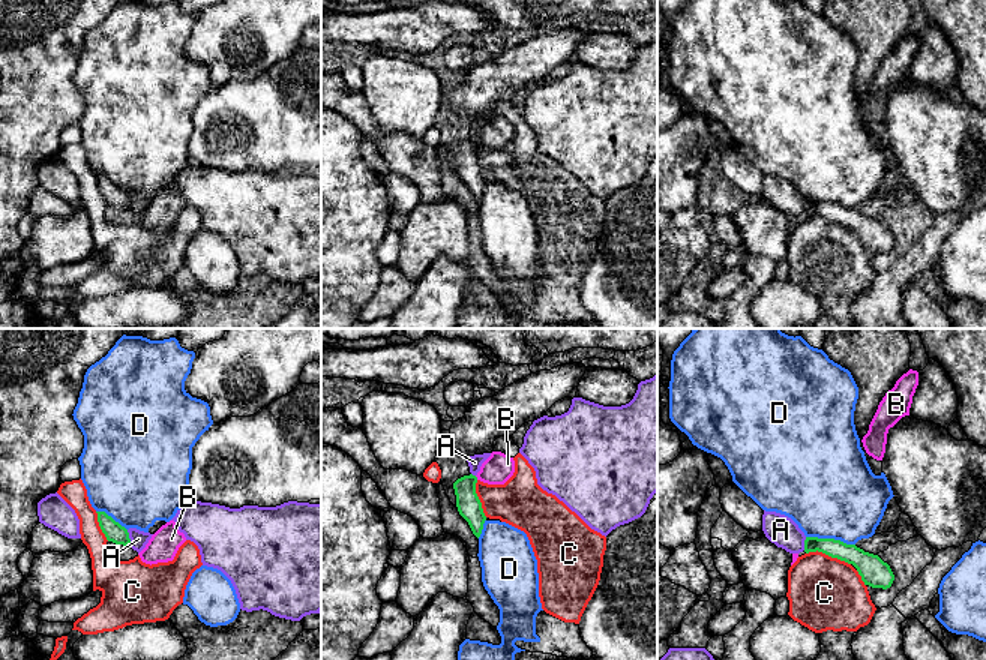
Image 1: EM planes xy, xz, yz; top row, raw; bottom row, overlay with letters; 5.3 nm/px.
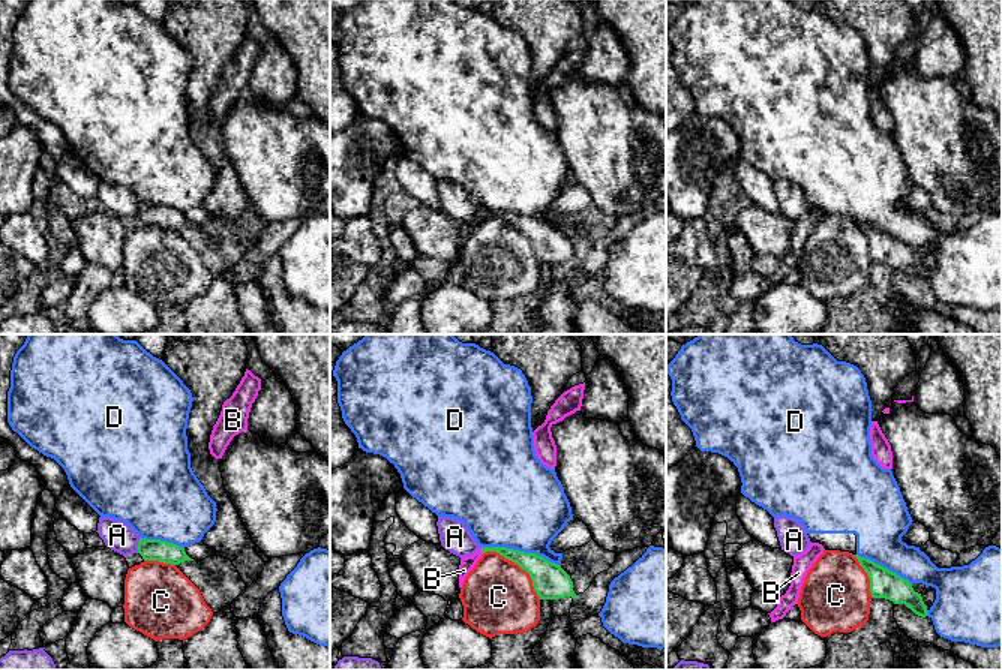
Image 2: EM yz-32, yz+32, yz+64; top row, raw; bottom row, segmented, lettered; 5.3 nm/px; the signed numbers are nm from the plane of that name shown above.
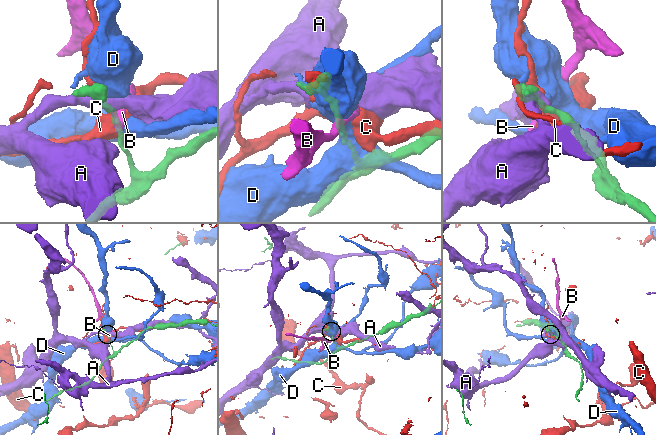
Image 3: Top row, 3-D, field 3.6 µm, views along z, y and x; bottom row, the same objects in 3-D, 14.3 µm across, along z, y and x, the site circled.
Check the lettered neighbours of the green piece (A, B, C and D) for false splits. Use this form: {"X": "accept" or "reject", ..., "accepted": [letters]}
{"A": "reject", "B": "reject", "C": "reject", "D": "reject", "accepted": []}

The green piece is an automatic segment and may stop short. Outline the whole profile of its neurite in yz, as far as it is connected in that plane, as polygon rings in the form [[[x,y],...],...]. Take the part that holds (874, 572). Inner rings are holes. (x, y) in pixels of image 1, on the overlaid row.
[[[806,537],[804,552],[809,554],[816,550],[852,564],[864,585],[872,588],[887,590],[894,580],[894,574],[887,562],[884,562],[878,555],[864,552],[855,544],[846,544],[834,538]]]

